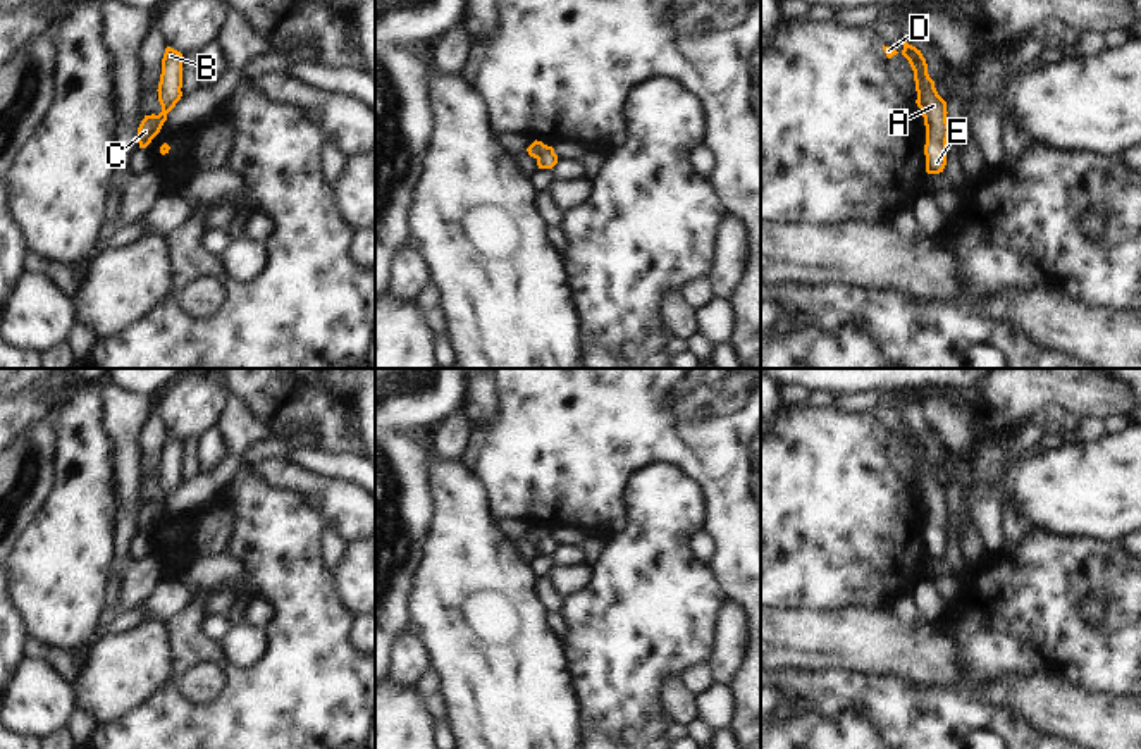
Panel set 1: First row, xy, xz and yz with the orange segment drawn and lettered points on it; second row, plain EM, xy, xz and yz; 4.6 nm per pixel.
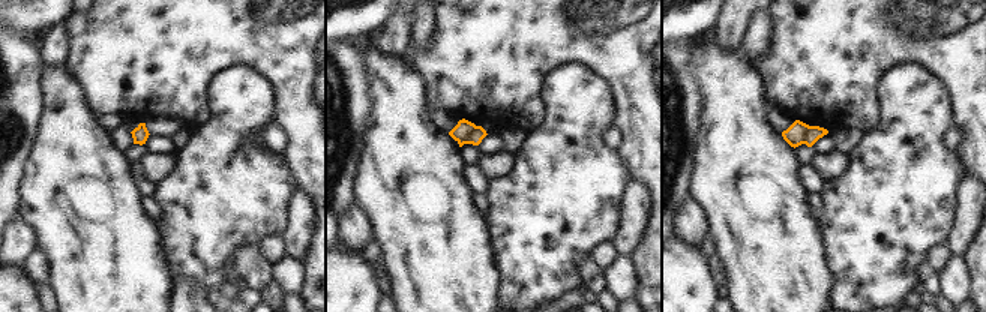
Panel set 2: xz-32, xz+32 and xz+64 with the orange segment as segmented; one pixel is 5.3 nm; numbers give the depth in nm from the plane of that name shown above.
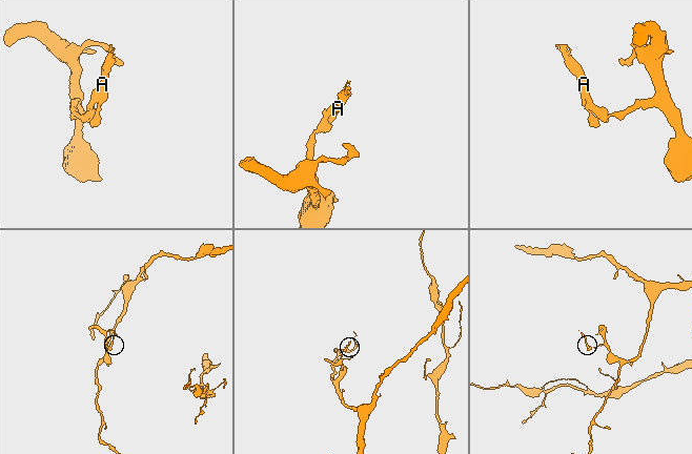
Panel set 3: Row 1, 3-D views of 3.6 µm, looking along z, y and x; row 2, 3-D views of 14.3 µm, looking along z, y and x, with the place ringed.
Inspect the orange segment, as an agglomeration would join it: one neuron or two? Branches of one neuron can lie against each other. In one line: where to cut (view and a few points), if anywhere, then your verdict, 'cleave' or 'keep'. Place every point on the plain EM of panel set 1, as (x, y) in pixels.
cut xz (548, 532), (536, 543); cleave

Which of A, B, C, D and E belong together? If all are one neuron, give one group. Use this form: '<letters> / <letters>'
A B D E / C

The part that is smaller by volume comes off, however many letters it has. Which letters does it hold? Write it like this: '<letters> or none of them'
A, B, D, E

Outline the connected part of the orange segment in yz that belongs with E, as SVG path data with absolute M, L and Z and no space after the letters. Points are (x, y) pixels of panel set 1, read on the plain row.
M904 429L900 437L910 449L914 456L916 477L917 477L917 492L922 498L926 511L926 558L940 560L947 551L947 525L948 525L948 508L947 508L947 487L938 480L934 467L928 460L928 449L921 436Z

